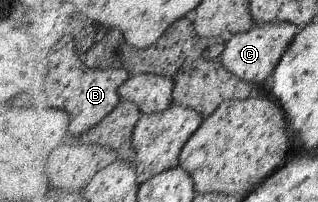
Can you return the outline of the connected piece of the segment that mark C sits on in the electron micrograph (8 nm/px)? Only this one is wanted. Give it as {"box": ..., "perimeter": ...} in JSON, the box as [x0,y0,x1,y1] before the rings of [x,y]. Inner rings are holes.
{"box":[222,21,300,86],"perimeter":[[[288,21],[256,24],[250,32],[240,33],[228,39],[229,43],[222,58],[224,64],[228,70],[240,78],[258,86],[262,82],[266,82],[277,70],[278,65],[282,62],[282,55],[288,50],[289,44],[296,38],[300,29]]]}

